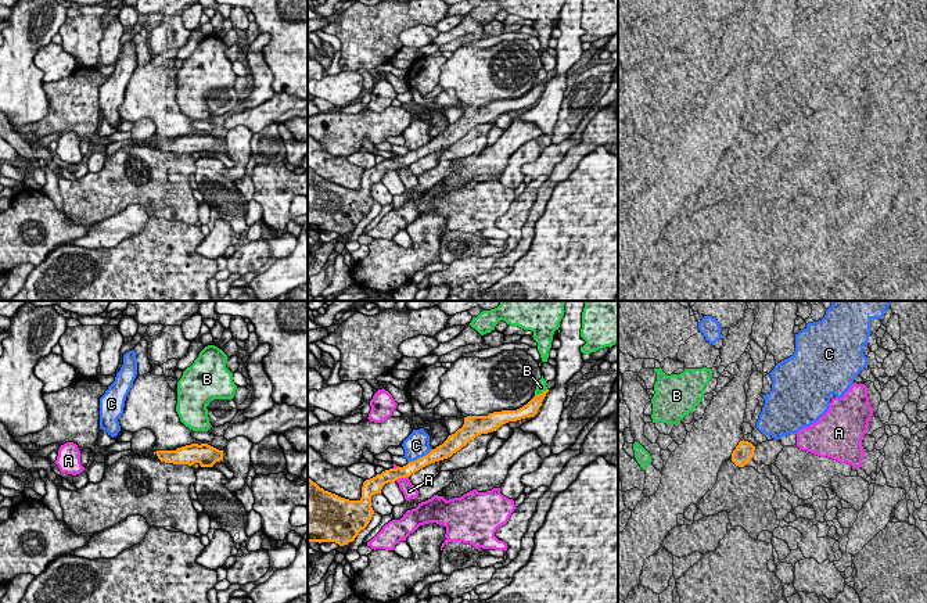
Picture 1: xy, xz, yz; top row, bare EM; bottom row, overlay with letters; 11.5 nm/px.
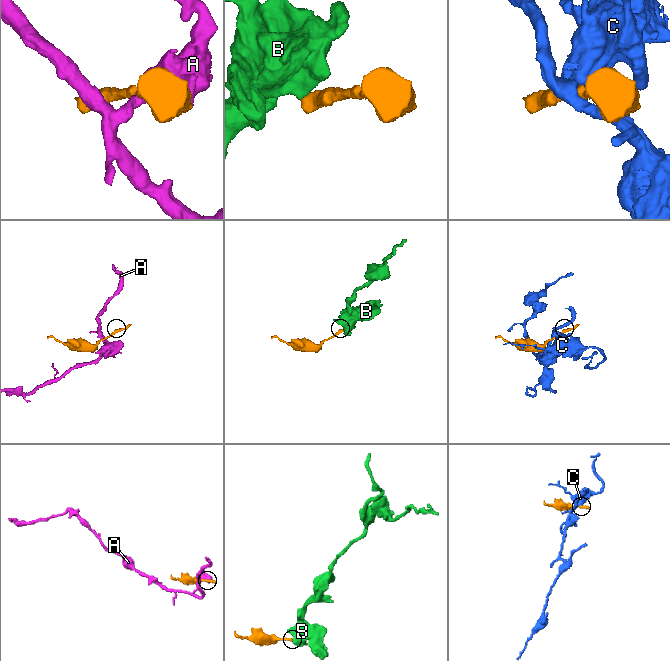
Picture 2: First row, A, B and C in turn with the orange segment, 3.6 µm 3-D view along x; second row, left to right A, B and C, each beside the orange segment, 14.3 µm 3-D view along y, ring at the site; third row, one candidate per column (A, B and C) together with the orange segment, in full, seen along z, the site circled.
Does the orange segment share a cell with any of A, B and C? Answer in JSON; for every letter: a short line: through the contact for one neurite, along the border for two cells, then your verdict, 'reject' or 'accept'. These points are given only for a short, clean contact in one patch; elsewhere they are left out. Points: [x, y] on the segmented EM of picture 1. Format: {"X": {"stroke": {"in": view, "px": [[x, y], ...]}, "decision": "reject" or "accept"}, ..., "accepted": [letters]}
{"A": {"stroke": {"in": "xz", "px": [[408, 476], [395, 480]]}, "decision": "reject"}, "B": {"stroke": {"in": "xz", "px": [[546, 388], [535, 395]]}, "decision": "reject"}, "C": {"decision": "reject"}, "accepted": []}

